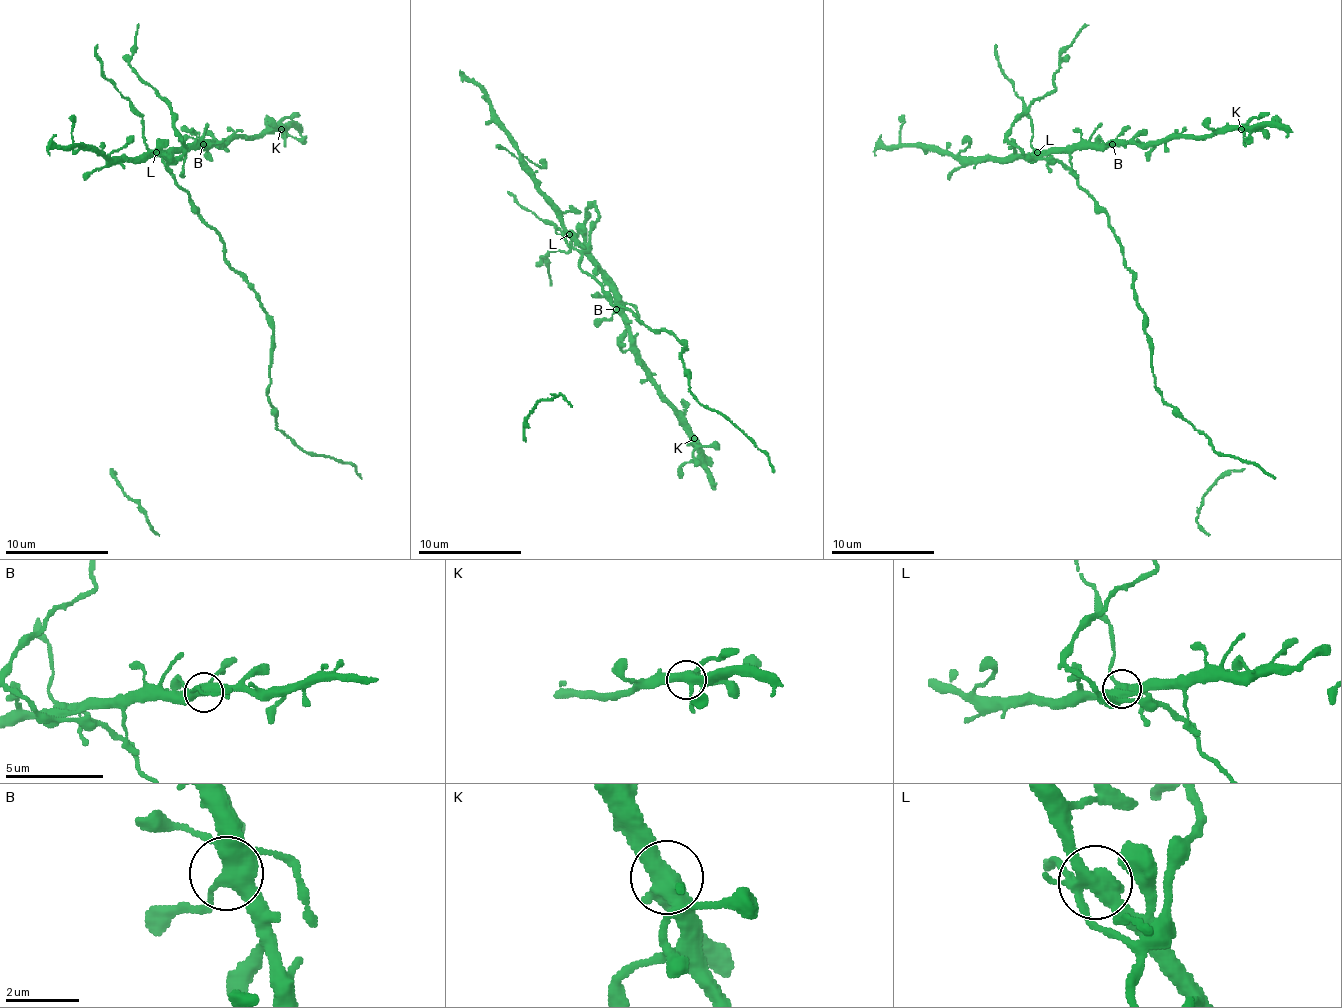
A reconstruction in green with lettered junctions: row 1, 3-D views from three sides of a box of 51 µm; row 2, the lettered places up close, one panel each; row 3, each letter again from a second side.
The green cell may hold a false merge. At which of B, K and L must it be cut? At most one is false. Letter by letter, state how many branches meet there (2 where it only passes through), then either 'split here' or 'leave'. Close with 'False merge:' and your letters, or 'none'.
B: 5 | leave
K: 5 | leave
L: 5 | leave
False merge: none

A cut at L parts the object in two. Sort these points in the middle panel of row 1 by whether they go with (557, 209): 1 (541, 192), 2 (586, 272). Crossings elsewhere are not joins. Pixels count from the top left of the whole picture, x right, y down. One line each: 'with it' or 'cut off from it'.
1: with it
2: cut off from it

